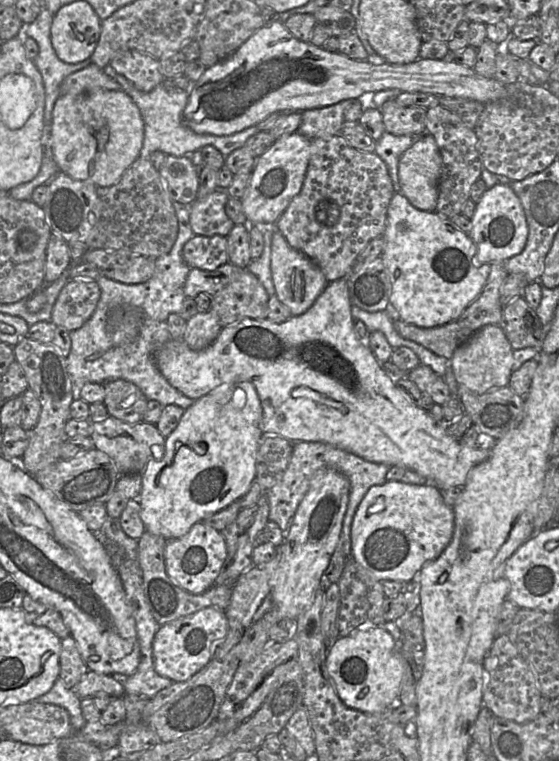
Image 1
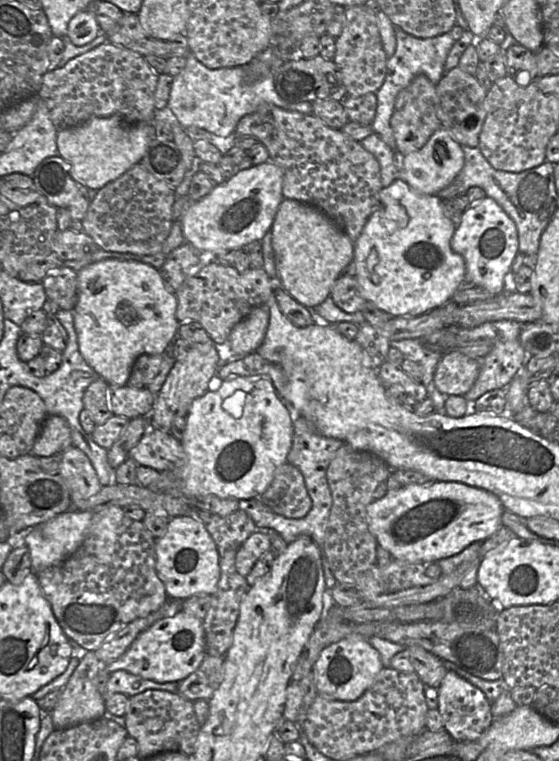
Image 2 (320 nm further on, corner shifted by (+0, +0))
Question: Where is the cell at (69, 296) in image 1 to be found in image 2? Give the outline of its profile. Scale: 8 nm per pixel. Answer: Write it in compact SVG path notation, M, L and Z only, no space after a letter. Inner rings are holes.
M68 267L58 268L49 273L42 285L48 299L62 310L73 310L77 301L77 272Z

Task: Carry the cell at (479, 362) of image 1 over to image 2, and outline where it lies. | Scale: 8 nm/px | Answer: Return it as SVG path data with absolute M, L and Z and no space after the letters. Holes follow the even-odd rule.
M451 350L443 354L435 368L434 385L441 393L463 396L474 385L479 370L478 359Z

